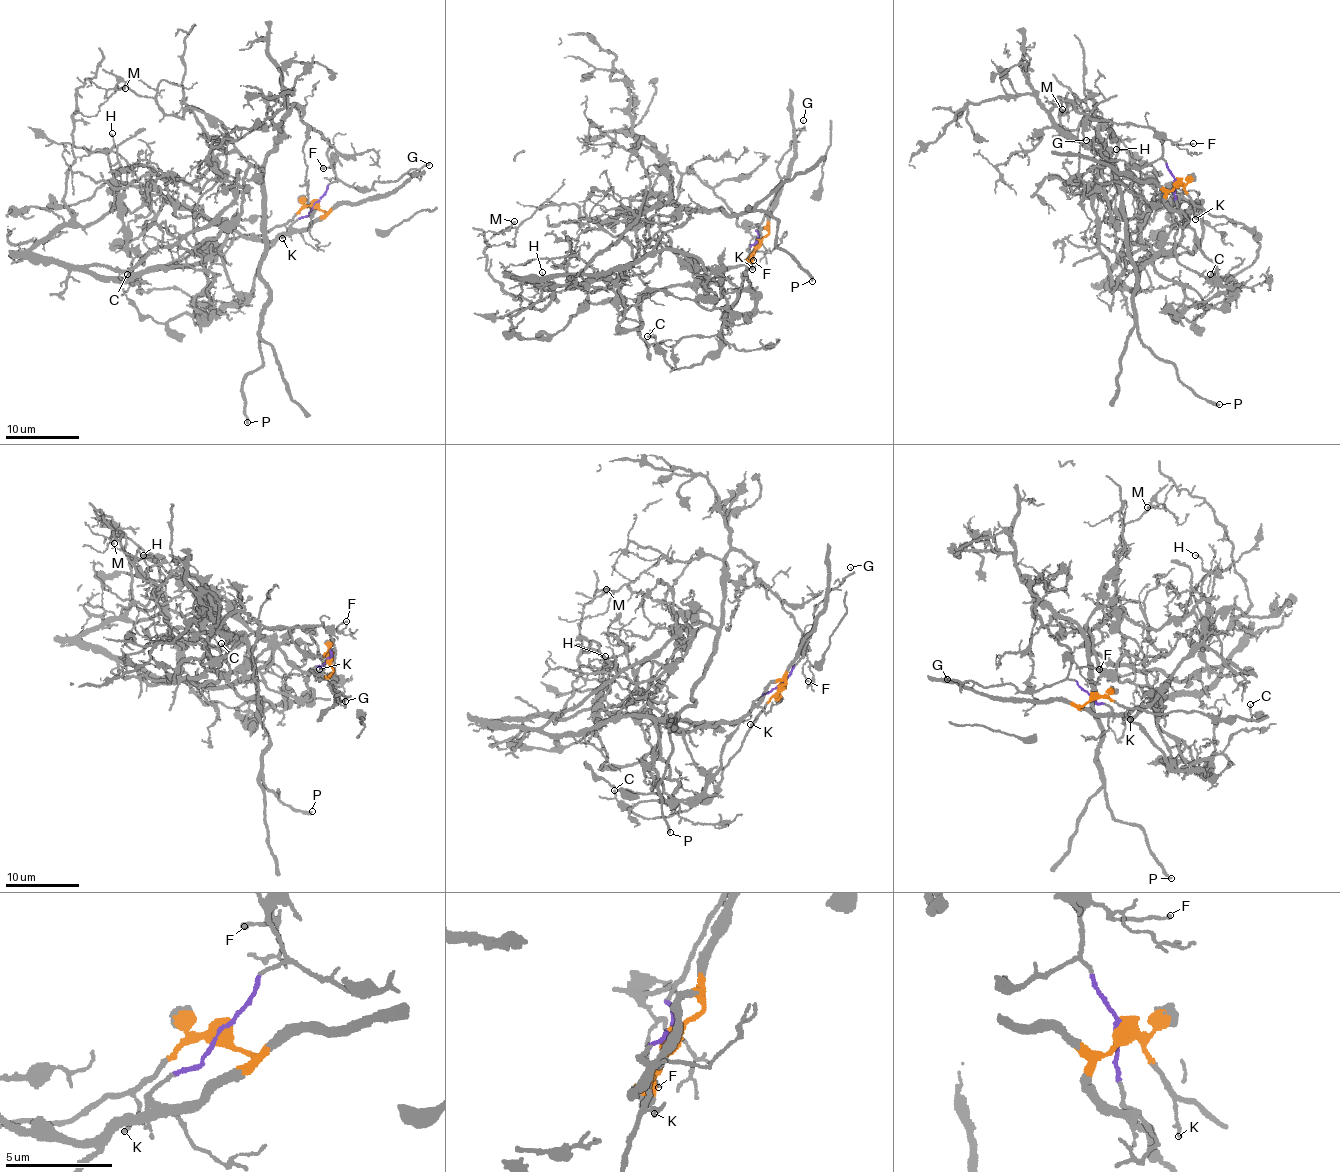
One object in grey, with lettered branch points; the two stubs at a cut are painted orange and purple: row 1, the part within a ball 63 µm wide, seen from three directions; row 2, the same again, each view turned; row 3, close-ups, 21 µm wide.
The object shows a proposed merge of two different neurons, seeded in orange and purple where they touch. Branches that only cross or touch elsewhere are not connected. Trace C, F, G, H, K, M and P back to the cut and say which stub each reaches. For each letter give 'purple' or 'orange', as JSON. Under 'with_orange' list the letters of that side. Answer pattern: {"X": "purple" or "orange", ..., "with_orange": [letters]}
{"C": "orange", "F": "purple", "G": "purple", "H": "purple", "K": "orange", "M": "purple", "P": "purple", "with_orange": ["C", "K"]}

